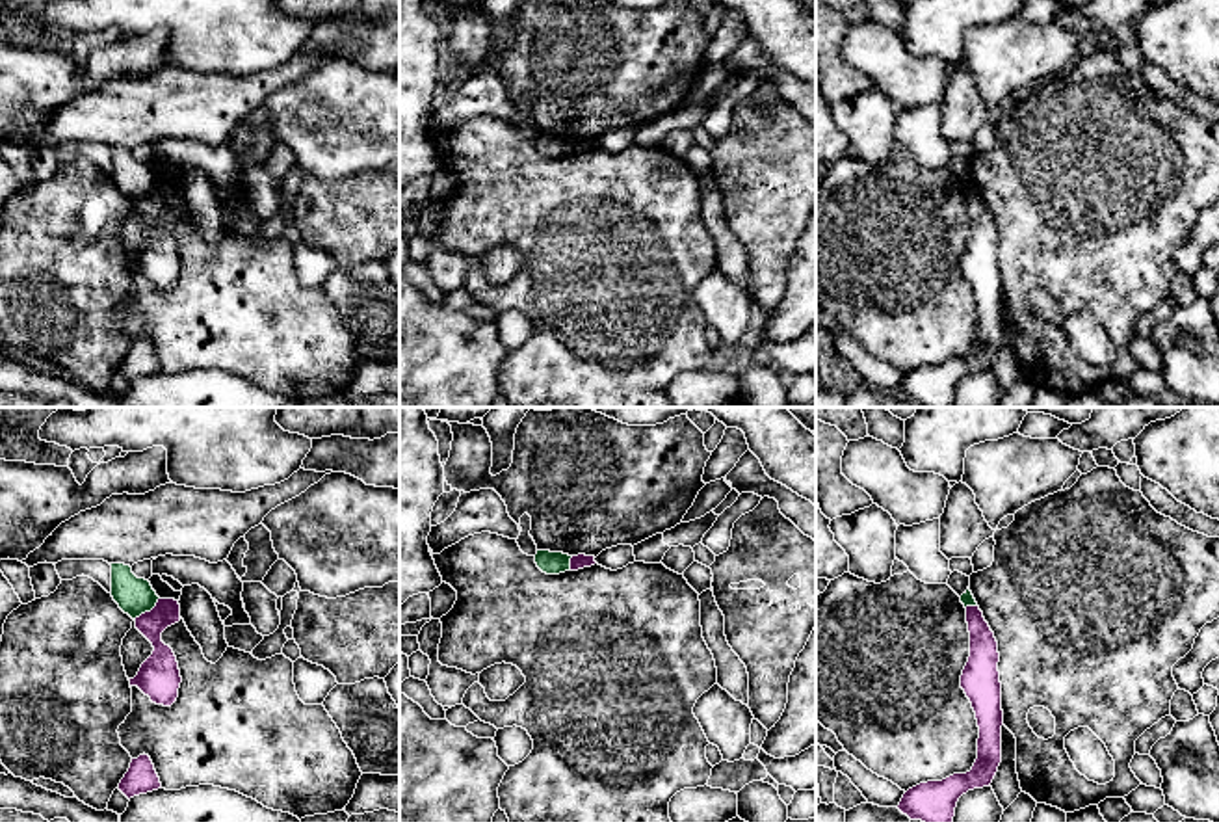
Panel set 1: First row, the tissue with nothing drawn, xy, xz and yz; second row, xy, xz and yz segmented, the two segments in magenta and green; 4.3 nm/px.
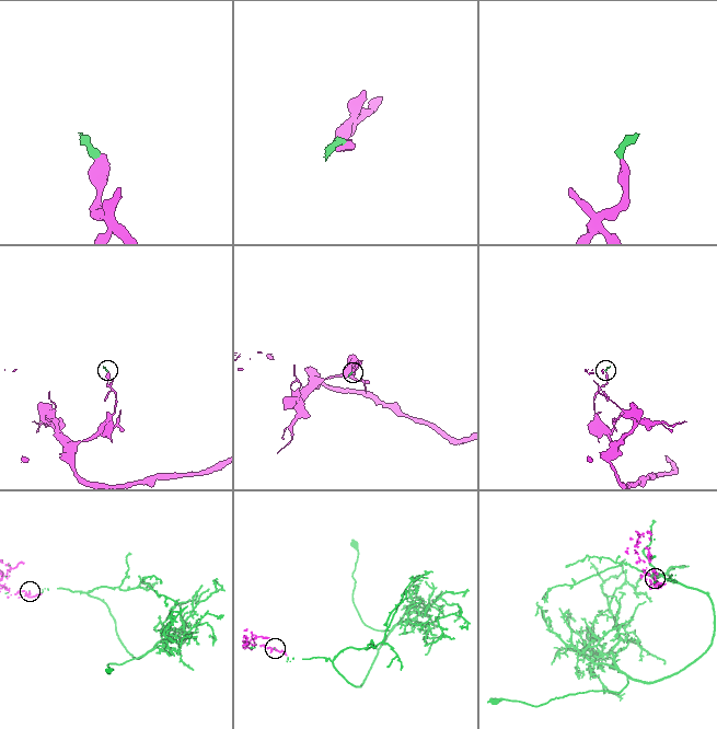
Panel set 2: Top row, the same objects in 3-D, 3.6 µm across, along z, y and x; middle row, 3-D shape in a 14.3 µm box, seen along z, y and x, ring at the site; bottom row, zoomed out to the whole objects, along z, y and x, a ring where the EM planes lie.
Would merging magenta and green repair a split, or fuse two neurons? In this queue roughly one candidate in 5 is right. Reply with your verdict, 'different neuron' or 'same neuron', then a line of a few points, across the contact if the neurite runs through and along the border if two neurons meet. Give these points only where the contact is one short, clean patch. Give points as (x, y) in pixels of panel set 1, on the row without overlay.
different neuron | xy (158, 181), (149, 194), (134, 201)

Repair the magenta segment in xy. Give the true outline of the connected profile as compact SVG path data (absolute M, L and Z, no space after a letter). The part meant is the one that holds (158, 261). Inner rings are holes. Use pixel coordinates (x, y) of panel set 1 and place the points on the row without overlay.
M158 182L151 195L136 201L136 212L152 227L152 238L141 247L130 270L138 270L152 286L171 290L182 266L177 240L162 225L162 216L180 205L180 188L175 182Z

